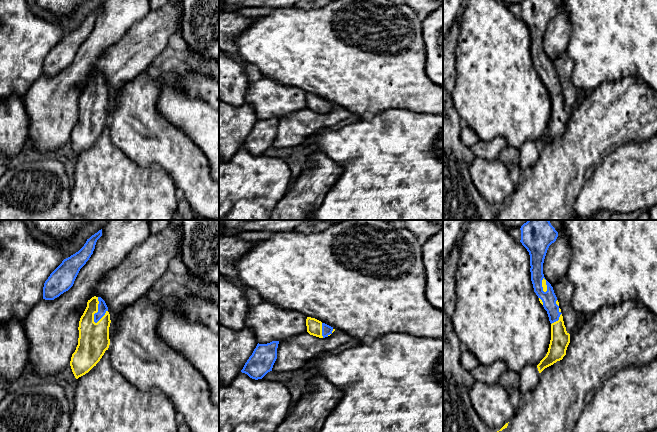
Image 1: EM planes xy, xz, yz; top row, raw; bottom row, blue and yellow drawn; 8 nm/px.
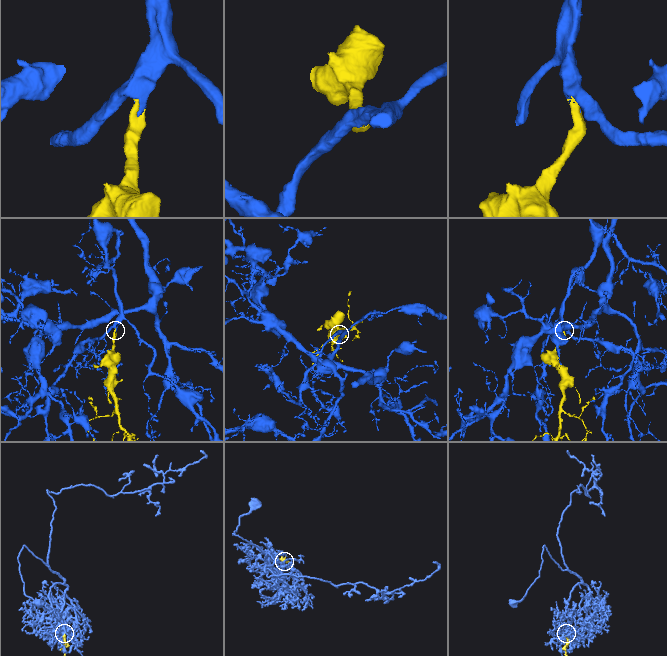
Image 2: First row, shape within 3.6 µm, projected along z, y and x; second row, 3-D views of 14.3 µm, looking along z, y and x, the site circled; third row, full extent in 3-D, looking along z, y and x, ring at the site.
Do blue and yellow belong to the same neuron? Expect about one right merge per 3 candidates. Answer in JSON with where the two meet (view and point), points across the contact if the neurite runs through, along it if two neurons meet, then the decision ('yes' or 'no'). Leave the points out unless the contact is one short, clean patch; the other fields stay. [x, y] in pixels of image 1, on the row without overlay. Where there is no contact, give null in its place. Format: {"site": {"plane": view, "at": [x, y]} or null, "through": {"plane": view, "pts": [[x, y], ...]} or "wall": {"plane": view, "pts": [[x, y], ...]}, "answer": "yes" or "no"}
{"site": {"plane": "xy", "at": [98, 86]}, "through": {"plane": "xy", "pts": [[102, 83], [98, 86], [94, 90], [93, 116]]}, "answer": "yes"}

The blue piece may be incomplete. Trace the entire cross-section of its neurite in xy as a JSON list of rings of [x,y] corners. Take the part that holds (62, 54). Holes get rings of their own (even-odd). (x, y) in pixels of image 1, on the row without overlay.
[[[102,5],[87,15],[78,28],[64,35],[50,50],[44,59],[43,75],[54,76],[73,62],[80,45],[93,30],[96,18],[101,12]]]

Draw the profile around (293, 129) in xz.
[[[335,106],[330,112],[319,114],[306,108],[279,117],[274,148],[296,147],[319,129],[331,127],[352,115],[348,109]]]

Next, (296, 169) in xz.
[[[288,158],[285,159],[285,162],[288,164],[289,168],[290,168],[291,182],[292,182],[292,181],[296,180],[297,177],[300,175],[300,173],[302,172],[302,167],[299,164],[292,162]]]

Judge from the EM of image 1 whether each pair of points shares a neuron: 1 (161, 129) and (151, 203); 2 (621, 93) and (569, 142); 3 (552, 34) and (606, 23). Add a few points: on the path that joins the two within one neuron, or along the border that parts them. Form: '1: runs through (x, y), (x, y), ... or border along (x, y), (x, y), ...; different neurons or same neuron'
1: border along (133, 161), (144, 167), (158, 165), (173, 180); different neurons
2: runs through (608, 106), (582, 132); same neuron
3: border along (567, 10), (571, 34), (565, 49); different neurons

